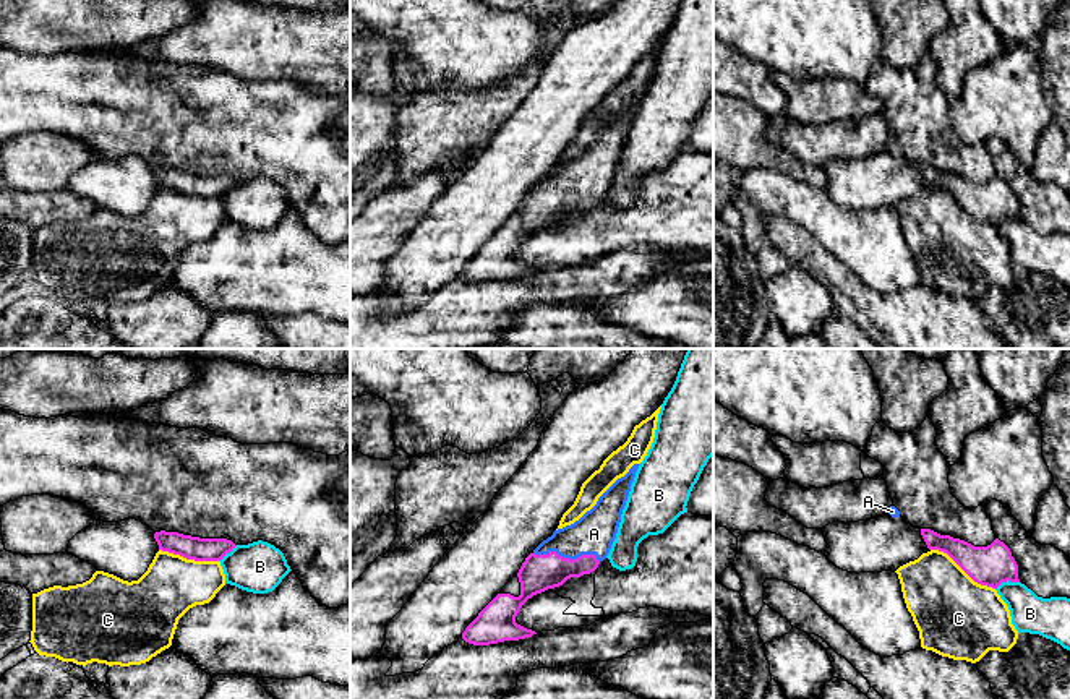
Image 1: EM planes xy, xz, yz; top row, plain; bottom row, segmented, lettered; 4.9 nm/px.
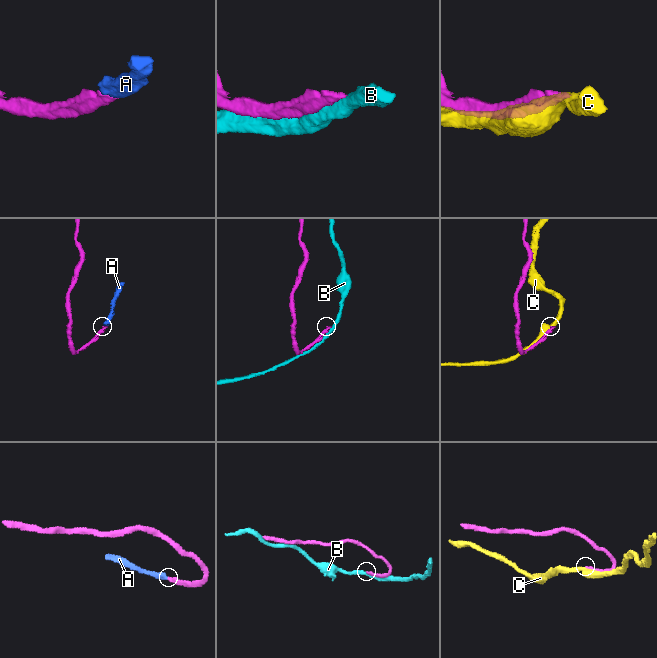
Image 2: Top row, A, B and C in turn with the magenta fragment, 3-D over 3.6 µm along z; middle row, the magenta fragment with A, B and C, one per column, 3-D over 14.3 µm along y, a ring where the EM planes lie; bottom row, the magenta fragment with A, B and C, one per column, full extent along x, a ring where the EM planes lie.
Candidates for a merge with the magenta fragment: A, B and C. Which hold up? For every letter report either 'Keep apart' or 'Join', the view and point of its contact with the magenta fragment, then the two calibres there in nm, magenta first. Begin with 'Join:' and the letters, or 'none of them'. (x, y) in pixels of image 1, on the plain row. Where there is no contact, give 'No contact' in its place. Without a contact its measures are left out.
Join: A
A: Join. Touches magenta at xz (568, 195). Thickness 190 nm (magenta) against 200 nm
B: Keep apart. Touches magenta at yz (1007, 216). Thickness 200 nm (magenta) against 190 nm
C: Keep apart. Touches magenta at yz (963, 206). Thickness 200 nm (magenta) against 400 nm

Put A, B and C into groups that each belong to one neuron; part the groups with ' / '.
A / B / C

